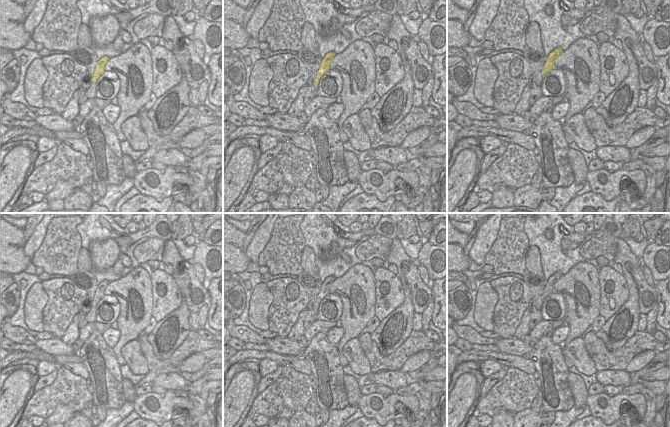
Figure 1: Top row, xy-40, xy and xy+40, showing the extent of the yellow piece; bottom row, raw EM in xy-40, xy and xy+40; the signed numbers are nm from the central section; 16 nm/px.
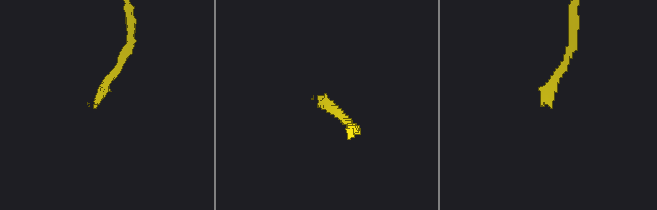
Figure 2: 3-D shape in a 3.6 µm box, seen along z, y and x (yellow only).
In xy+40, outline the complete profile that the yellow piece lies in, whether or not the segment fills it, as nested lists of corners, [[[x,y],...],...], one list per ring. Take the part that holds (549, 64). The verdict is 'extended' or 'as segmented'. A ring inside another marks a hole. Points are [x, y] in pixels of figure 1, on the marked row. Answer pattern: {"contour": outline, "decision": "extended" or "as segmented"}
{"contour": [[[556,48],[554,51],[552,51],[549,56],[546,59],[544,68],[542,70],[543,78],[544,76],[552,69],[554,68],[554,61],[558,58],[558,56],[563,52],[561,48]]], "decision": "as segmented"}

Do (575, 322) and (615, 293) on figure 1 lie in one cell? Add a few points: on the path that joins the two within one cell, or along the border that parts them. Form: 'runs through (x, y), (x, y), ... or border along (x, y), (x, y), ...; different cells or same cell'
border along (598, 281), (599, 314); different cells

